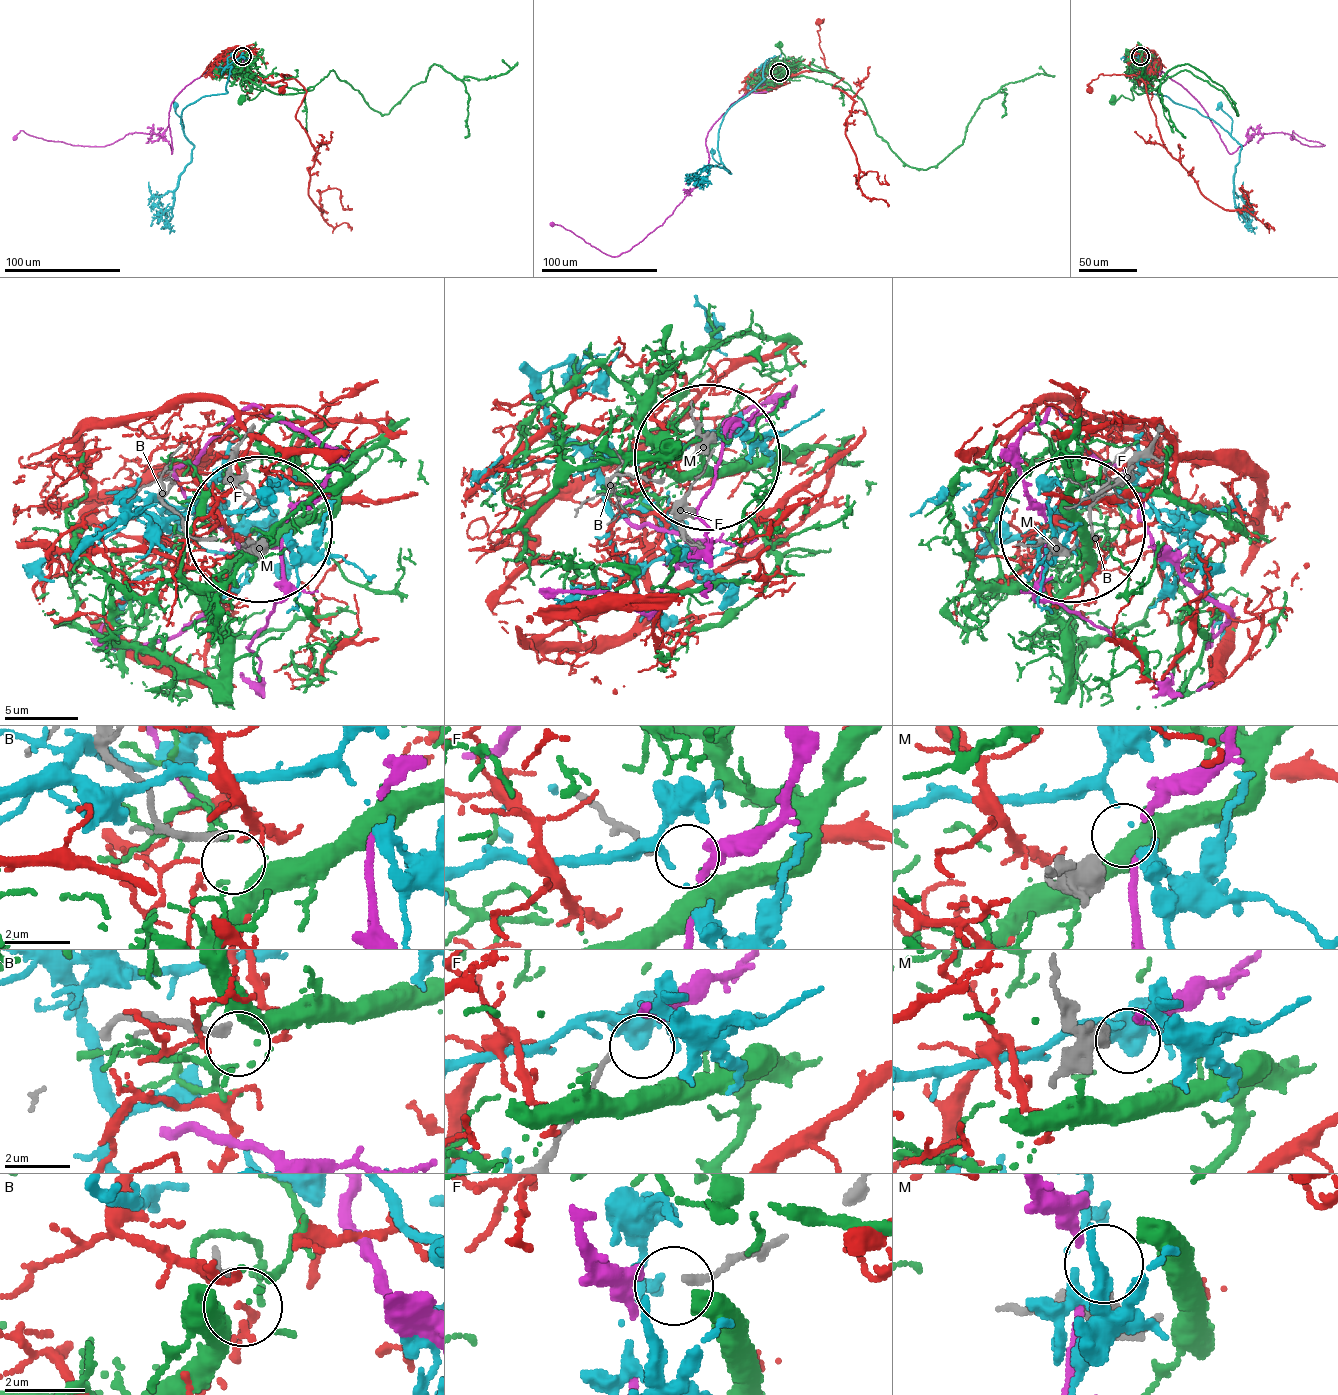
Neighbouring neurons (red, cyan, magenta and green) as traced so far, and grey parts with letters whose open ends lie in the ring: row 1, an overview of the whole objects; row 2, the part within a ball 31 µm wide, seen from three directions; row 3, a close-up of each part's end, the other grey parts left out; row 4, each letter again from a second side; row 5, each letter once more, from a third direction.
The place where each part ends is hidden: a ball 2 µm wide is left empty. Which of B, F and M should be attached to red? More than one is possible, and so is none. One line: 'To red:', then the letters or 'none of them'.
To red: none of them

